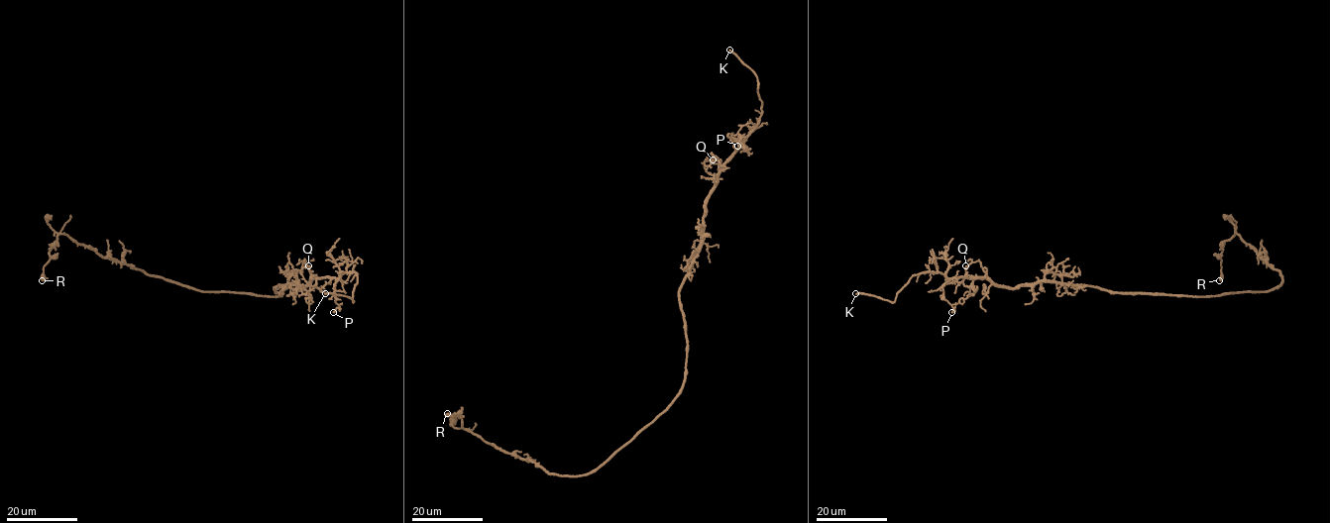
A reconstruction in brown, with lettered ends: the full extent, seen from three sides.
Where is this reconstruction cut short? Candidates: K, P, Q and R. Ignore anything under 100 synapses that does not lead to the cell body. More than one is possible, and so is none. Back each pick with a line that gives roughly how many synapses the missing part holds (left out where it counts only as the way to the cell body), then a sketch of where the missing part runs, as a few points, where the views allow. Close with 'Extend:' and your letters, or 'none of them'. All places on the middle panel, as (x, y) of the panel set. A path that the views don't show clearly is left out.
K: course (729, 50), (691, 24)
Extend: K

